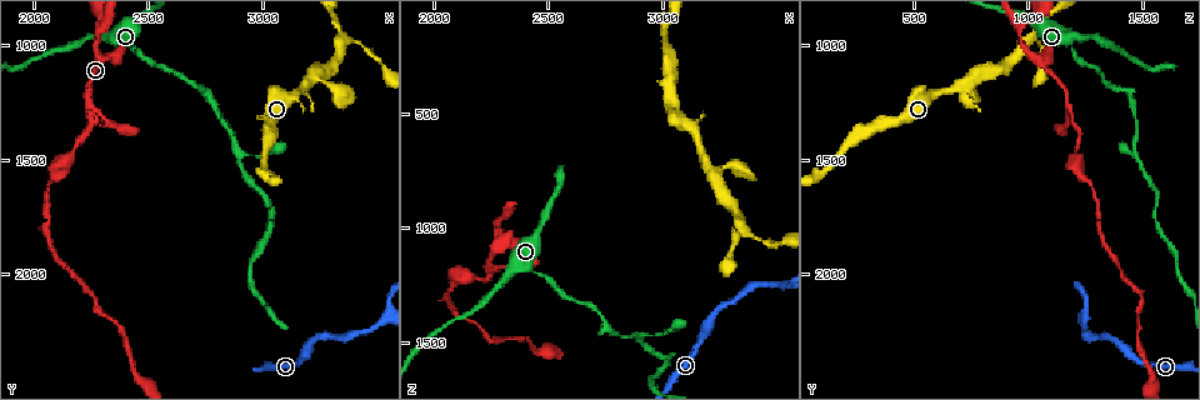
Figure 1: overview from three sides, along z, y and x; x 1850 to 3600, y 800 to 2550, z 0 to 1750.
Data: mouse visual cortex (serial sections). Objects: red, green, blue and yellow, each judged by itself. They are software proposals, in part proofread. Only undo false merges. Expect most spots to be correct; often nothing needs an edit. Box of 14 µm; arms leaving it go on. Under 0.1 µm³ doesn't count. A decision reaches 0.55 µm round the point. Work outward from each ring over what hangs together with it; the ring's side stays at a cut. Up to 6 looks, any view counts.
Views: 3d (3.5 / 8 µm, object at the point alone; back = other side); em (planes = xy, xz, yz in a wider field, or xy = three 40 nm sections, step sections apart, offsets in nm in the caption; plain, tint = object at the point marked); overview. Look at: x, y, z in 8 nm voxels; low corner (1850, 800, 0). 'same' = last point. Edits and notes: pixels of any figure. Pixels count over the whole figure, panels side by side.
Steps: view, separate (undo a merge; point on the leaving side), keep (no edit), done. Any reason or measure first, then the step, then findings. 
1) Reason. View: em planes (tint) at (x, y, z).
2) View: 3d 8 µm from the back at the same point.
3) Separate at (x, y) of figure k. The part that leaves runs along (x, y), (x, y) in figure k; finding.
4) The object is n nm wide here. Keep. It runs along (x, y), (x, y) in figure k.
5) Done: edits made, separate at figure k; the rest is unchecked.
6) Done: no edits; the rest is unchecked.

Arms part here. View: 3d 3.5 µm at (2280, 950, 960).

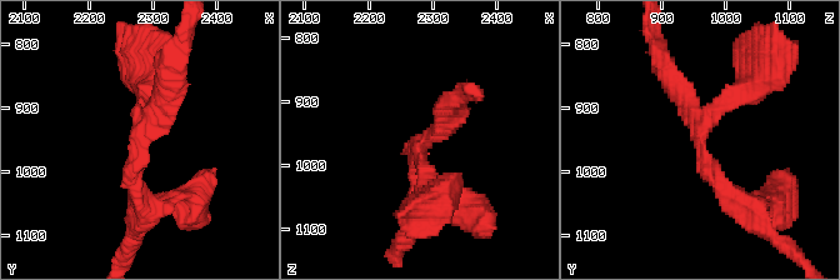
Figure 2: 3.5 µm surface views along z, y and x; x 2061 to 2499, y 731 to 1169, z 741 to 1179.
View: em xy step 3 (tint) at (2280, 935, 965).

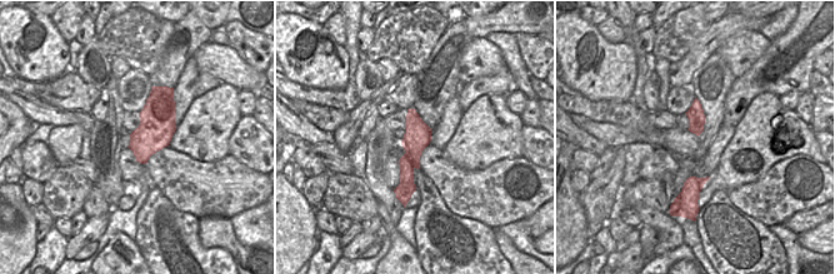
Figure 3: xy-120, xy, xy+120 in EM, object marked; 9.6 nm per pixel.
The arms are 200, 250, 300 nm wide. Keep. It runs along (411, 111), (408, 194) in figure 3; one cell here.

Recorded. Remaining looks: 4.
Thick turns thin. View: 3d 3.5 µm from the back at (2310, 970, 1210).

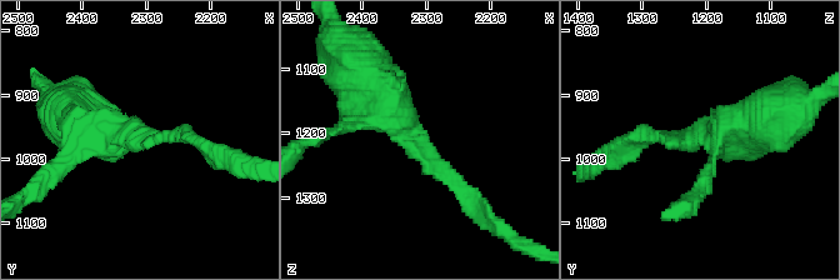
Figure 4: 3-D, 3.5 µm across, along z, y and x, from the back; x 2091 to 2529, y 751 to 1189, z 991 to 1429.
The arms are 200, 500 nm wide. View: em xy step 1 (tint) at (2315, 955, 1210).

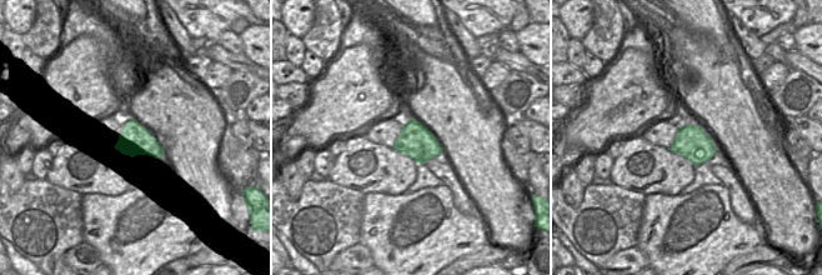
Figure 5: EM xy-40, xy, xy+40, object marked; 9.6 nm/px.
View: em planes (tint) at the same point.

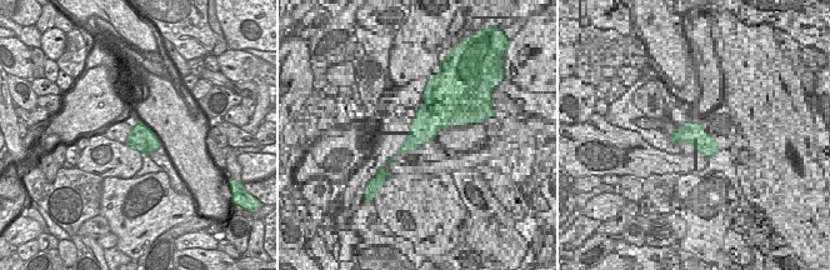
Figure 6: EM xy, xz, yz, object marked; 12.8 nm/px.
Keep. It runs along (370, 84), (470, 205) in figure 4; all the same cell.

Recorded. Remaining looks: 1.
Done: no edits; the rest is unchecked.

